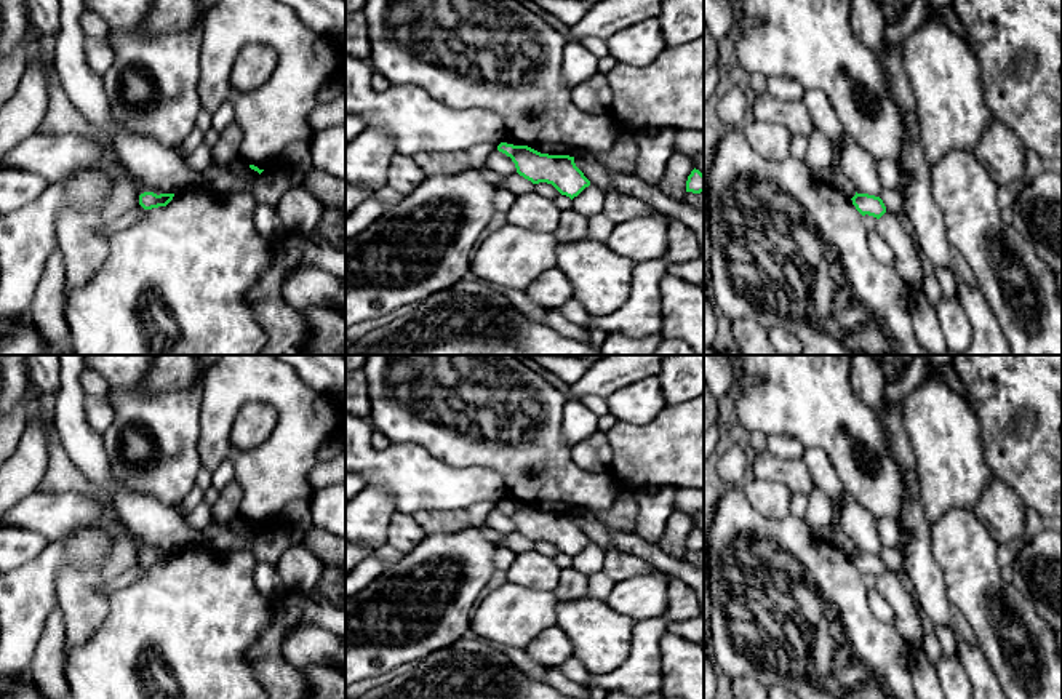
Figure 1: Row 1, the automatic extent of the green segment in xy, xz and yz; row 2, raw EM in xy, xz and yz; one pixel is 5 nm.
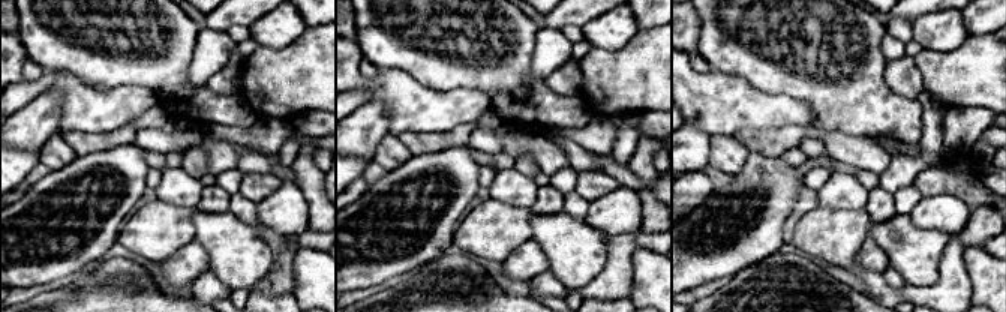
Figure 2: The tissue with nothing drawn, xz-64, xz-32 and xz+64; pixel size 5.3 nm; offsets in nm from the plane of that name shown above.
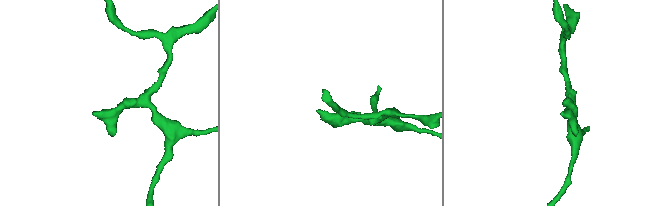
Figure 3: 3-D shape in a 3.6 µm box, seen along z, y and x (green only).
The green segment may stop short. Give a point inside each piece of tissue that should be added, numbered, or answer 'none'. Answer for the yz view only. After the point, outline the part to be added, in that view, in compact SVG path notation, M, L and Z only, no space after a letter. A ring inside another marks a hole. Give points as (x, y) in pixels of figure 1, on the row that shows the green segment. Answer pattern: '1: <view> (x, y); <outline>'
none

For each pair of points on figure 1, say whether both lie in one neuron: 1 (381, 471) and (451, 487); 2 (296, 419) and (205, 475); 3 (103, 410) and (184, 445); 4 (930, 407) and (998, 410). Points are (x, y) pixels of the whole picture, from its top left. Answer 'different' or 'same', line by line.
1: same
2: different
3: different
4: different

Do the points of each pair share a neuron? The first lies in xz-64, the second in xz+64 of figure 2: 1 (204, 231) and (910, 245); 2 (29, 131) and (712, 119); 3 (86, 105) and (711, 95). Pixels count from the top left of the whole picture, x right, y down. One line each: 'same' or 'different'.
1: same
2: different
3: same

